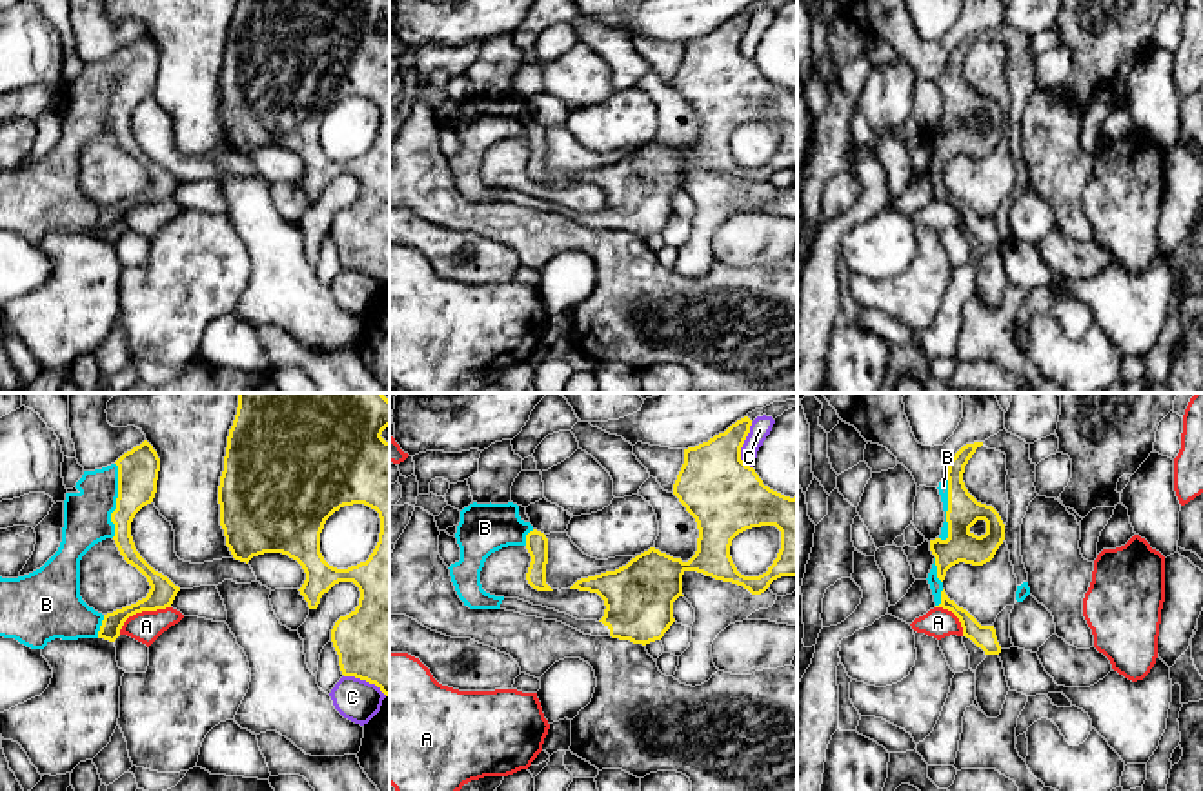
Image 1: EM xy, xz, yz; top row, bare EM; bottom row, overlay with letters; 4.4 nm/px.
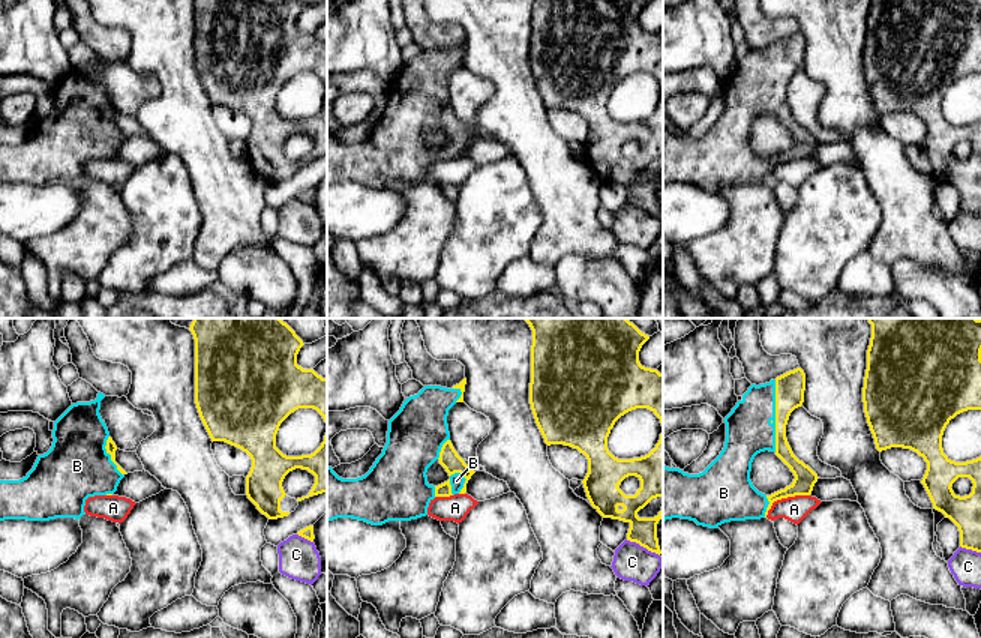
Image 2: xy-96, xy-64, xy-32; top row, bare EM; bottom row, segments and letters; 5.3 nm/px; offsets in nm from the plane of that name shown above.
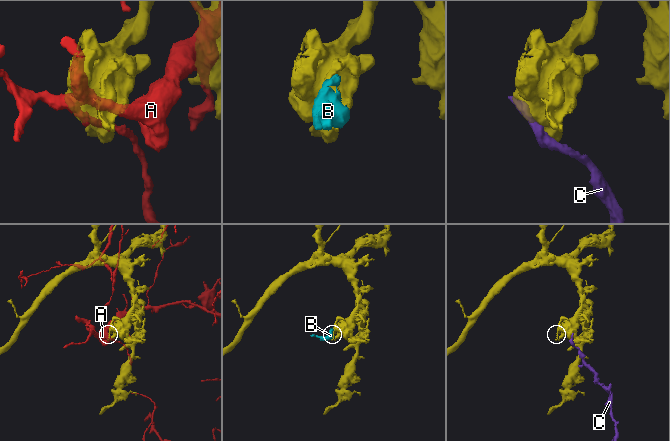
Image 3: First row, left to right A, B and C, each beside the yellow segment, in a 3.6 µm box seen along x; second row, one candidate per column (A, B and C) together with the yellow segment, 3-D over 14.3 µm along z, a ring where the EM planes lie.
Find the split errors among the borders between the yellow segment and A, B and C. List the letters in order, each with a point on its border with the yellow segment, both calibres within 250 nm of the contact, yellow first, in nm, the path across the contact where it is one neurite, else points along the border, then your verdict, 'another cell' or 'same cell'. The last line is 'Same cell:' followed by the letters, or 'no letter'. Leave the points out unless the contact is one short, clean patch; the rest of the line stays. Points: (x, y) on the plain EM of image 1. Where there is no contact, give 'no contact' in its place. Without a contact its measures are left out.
A: contact xy (141, 204); calibres 120 and 140 nm; another cell
B: contact xy (117, 93); calibres 180 and 200 nm; same cell
C: contact xz (741, 39); calibres 340 and 90 nm; another cell
Same cell: B

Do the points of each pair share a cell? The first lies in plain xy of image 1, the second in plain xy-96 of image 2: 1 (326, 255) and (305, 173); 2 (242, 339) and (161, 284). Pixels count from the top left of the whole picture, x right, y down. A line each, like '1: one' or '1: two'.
1: one
2: one

